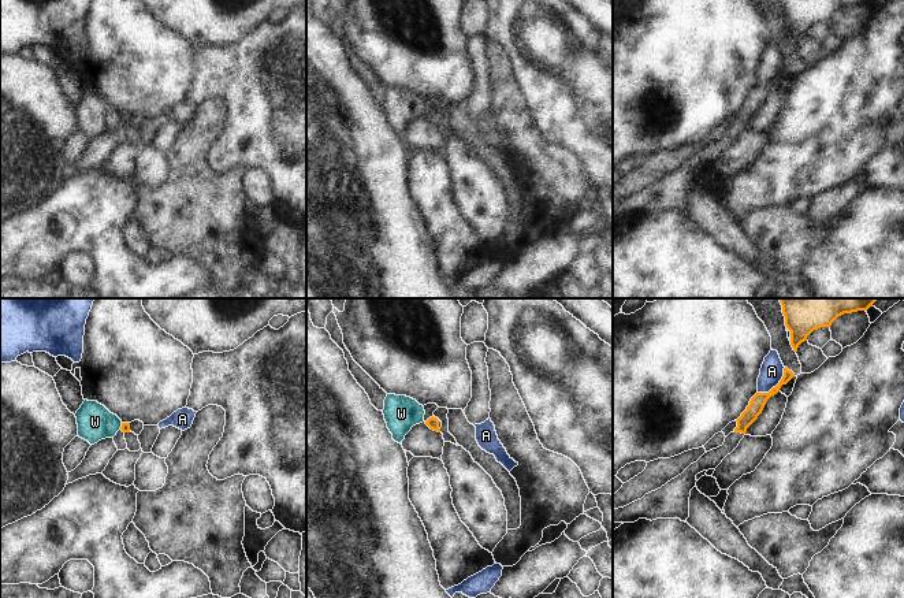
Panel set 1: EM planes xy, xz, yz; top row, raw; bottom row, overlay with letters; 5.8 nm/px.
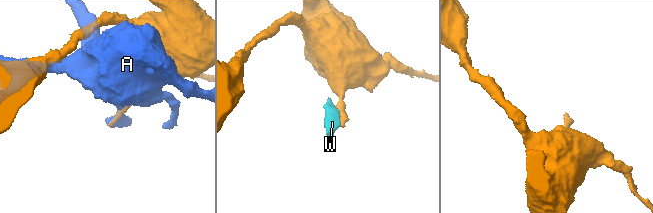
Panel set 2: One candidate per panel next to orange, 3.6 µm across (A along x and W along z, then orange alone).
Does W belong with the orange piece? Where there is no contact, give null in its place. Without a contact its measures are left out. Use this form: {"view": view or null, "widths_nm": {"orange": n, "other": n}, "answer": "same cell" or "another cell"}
{"view": "xy", "widths_nm": {"orange": 50, "other": 220}, "answer": "another cell"}

